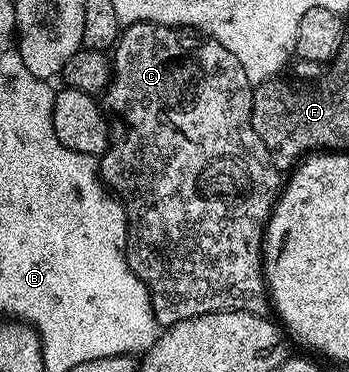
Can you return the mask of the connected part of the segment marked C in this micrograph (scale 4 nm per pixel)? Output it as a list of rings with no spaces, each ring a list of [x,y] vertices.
[[[129,23],[120,30],[119,41],[113,48],[115,60],[110,63],[108,56],[101,51],[80,49],[69,57],[61,72],[62,82],[66,86],[77,89],[92,97],[107,87],[107,103],[105,111],[109,116],[111,140],[107,150],[98,160],[99,177],[104,184],[121,200],[127,211],[127,246],[125,254],[131,272],[147,285],[151,292],[151,308],[160,328],[166,329],[193,317],[201,317],[205,313],[221,313],[222,311],[244,311],[254,315],[266,316],[269,311],[267,280],[263,274],[263,236],[271,210],[279,198],[281,190],[281,172],[273,165],[265,145],[261,145],[261,137],[251,124],[252,84],[247,82],[241,69],[241,61],[216,41],[202,33],[192,33],[187,29],[166,27],[156,23]]]

